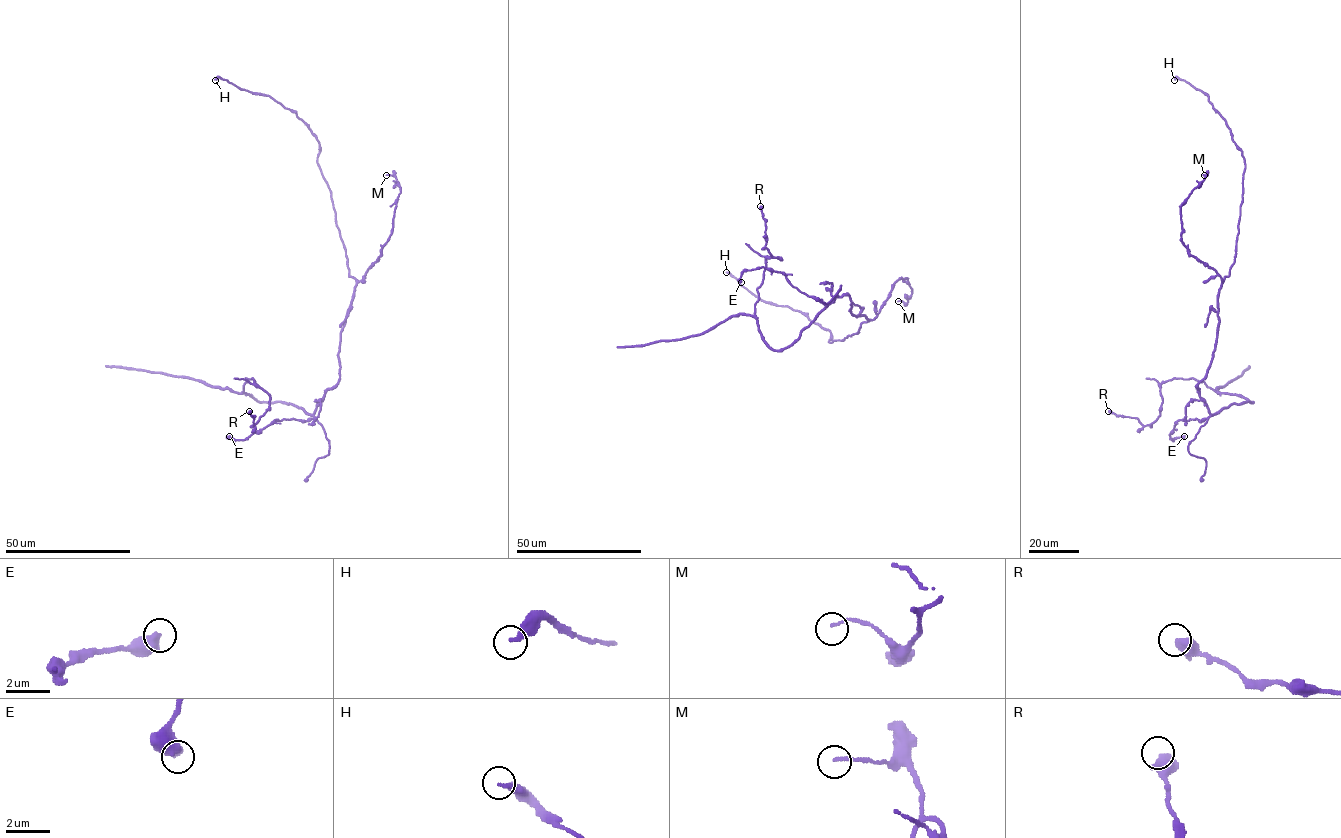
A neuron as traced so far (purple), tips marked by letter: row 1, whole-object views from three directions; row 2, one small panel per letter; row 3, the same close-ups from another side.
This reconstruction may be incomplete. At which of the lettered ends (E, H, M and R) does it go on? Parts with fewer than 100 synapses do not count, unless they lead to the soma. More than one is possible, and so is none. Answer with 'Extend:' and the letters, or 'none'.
Extend: none

